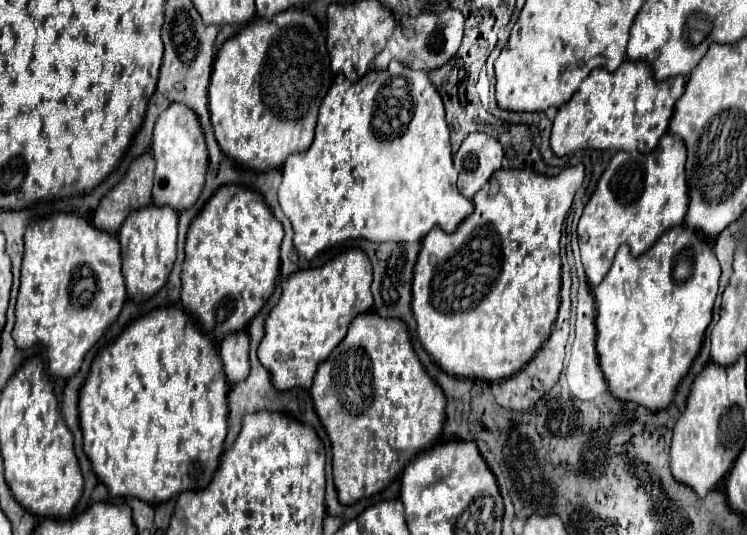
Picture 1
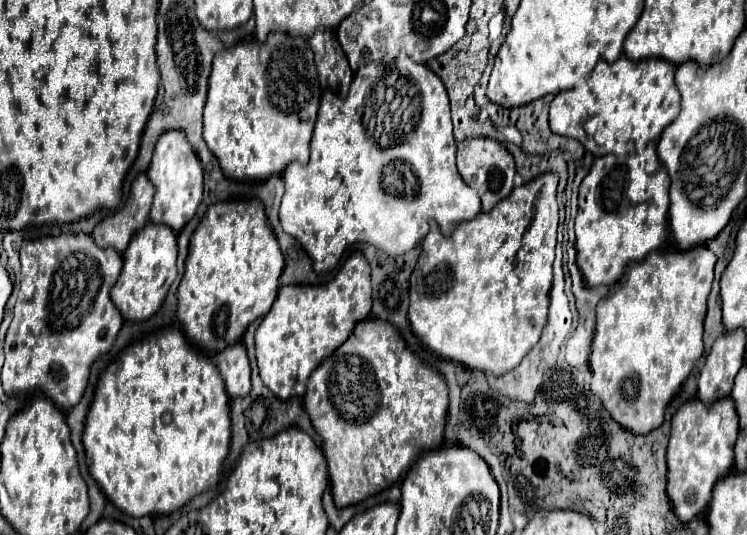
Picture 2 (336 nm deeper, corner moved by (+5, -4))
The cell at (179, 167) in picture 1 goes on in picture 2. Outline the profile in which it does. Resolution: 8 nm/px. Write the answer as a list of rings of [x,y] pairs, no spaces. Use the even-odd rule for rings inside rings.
[[[165,131],[155,147],[151,167],[147,171],[151,183],[155,185],[155,199],[151,207],[151,221],[165,223],[173,231],[181,231],[187,221],[193,219],[197,207],[203,199],[203,169],[195,151],[191,149],[185,133],[181,131]]]

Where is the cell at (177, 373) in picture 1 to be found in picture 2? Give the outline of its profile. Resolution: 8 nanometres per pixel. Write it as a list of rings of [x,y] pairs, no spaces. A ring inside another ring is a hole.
[[[165,329],[129,345],[121,357],[101,373],[83,431],[91,477],[111,503],[133,517],[169,515],[195,495],[213,489],[221,479],[229,443],[229,395],[223,387],[223,377],[205,355],[191,349],[179,329]]]

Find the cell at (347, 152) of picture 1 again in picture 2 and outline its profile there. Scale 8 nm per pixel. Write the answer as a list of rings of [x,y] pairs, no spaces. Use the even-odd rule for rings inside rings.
[[[403,53],[397,55],[389,63],[373,61],[373,63],[367,63],[363,67],[359,67],[359,71],[355,73],[347,93],[331,91],[331,89],[327,89],[323,93],[317,123],[315,123],[315,131],[313,131],[313,139],[311,139],[311,159],[309,159],[307,165],[303,165],[303,163],[289,163],[287,165],[287,169],[285,169],[285,195],[283,195],[281,207],[279,207],[279,217],[281,217],[283,229],[291,237],[295,237],[303,245],[303,249],[311,255],[313,269],[317,273],[333,269],[339,263],[343,251],[353,243],[359,243],[359,241],[361,243],[371,243],[371,245],[375,245],[377,249],[381,249],[389,255],[403,255],[405,251],[411,251],[417,243],[421,243],[423,237],[429,233],[429,219],[437,219],[441,231],[445,235],[451,235],[451,231],[455,231],[455,227],[459,223],[473,219],[477,213],[481,213],[481,199],[479,199],[477,191],[471,189],[461,179],[461,175],[457,171],[457,165],[455,165],[453,125],[451,125],[449,99],[447,99],[447,91],[443,87],[443,81],[427,65],[415,63],[411,57],[407,57]]]

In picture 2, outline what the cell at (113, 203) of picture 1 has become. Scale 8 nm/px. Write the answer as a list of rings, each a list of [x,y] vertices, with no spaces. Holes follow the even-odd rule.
[[[141,173],[135,179],[131,191],[133,193],[131,193],[127,205],[121,211],[105,217],[95,227],[93,239],[99,247],[111,247],[111,249],[123,253],[127,249],[127,243],[131,241],[131,235],[135,235],[135,231],[139,231],[147,225],[155,191],[145,173]]]

